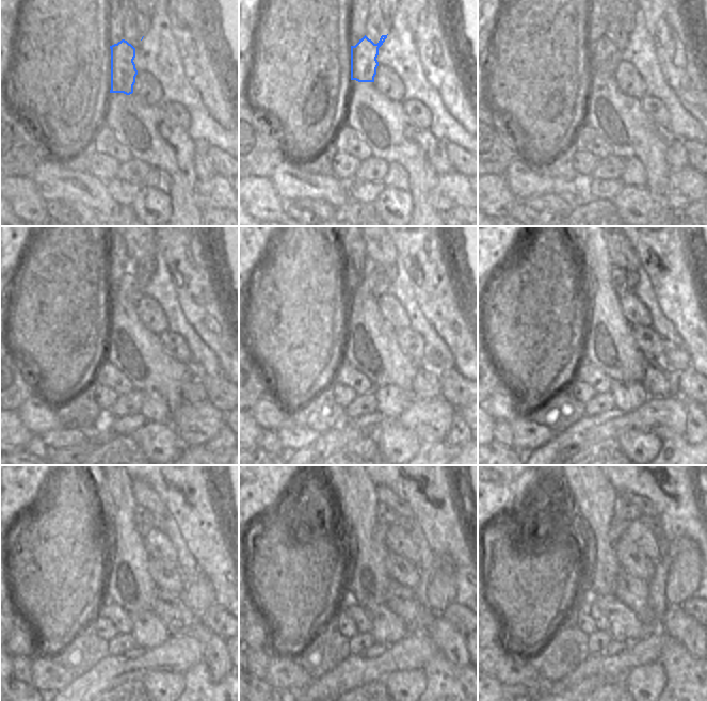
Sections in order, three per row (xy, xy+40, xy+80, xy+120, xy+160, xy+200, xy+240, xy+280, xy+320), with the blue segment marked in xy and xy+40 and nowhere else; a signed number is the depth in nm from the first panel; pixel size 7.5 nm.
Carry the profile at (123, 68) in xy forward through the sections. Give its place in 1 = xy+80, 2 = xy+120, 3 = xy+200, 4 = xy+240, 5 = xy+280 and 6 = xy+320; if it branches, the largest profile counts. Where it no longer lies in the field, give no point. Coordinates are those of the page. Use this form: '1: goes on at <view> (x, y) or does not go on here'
1: goes on at xy+80 (607, 54)
2: goes on at xy+120 (129, 287)
3: goes on at xy+200 (619, 283)
4: goes on at xy+240 (143, 519)
5: goes on at xy+280 (386, 515)
6: goes on at xy+320 (623, 510)

